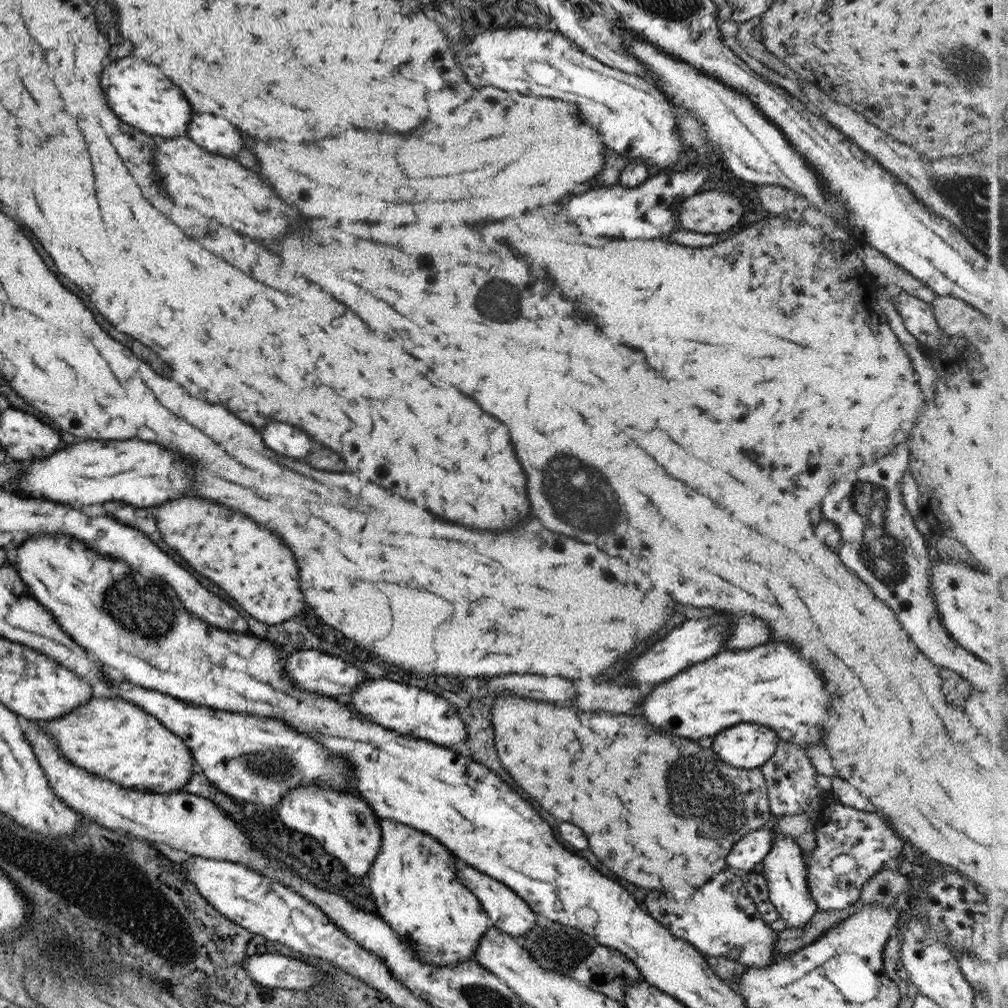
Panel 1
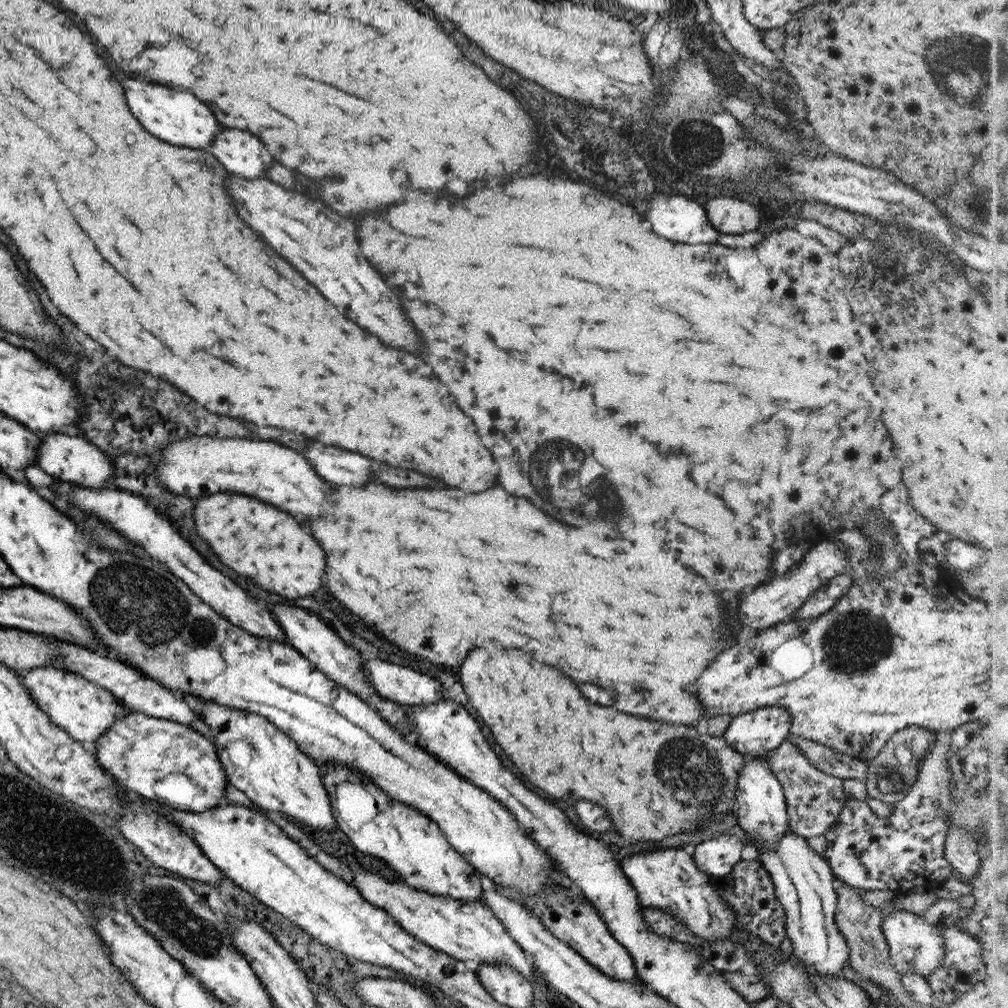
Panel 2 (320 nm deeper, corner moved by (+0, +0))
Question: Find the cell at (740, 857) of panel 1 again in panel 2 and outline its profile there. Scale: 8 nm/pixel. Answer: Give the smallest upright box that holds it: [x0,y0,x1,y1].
[692,833,743,879]

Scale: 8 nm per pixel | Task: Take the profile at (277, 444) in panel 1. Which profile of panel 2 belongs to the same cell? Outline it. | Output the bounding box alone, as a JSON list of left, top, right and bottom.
[305,444,371,486]

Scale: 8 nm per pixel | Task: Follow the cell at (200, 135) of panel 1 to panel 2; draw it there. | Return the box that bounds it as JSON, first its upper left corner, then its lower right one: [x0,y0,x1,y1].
[207,130,271,178]

